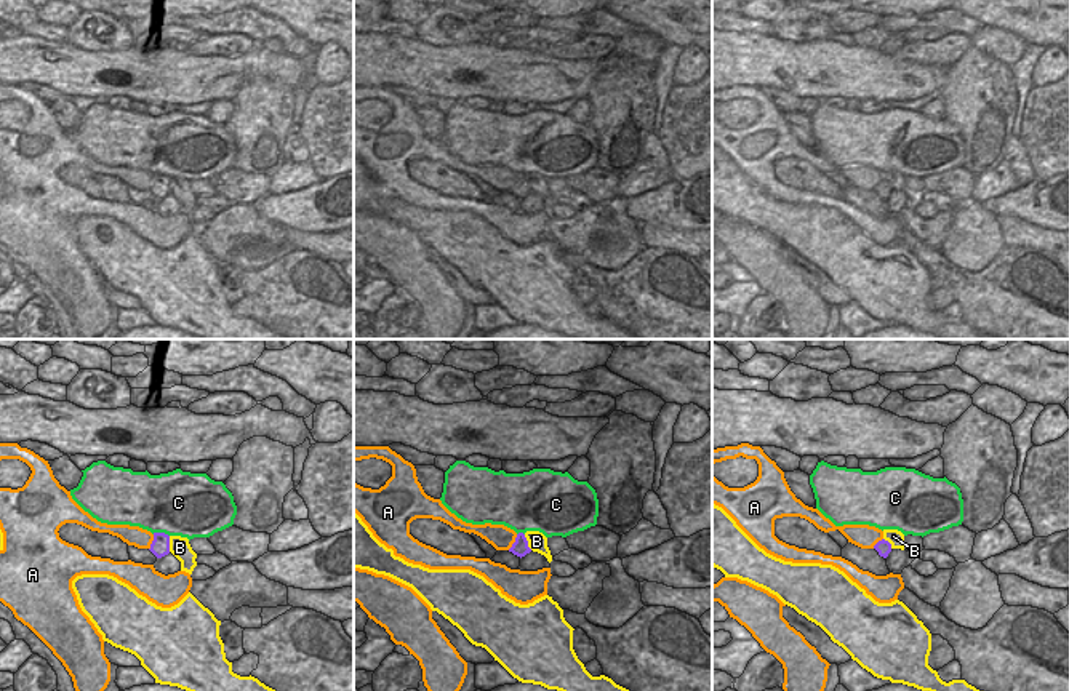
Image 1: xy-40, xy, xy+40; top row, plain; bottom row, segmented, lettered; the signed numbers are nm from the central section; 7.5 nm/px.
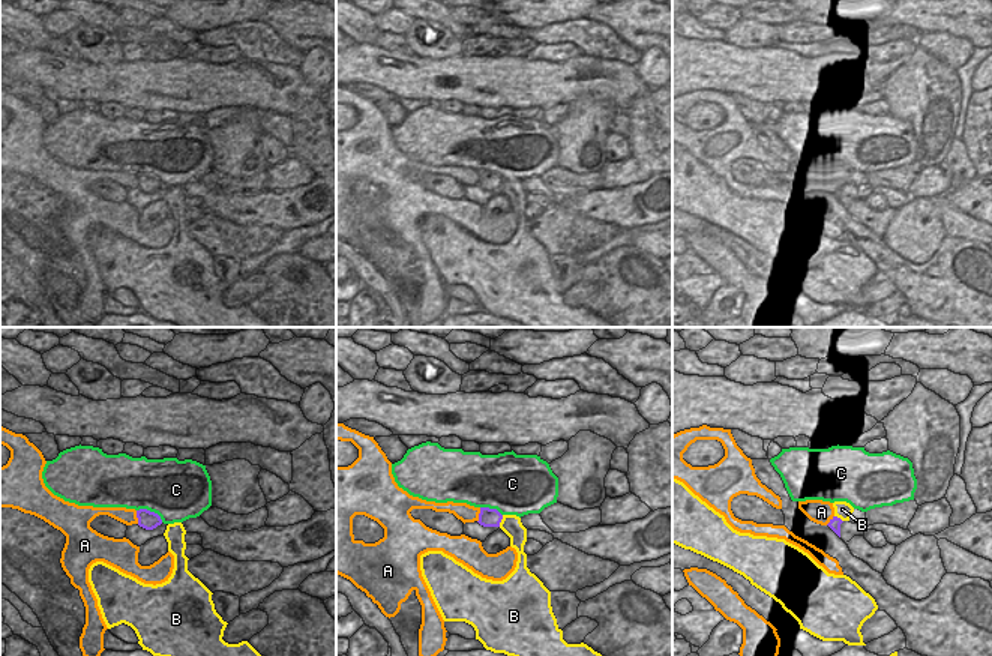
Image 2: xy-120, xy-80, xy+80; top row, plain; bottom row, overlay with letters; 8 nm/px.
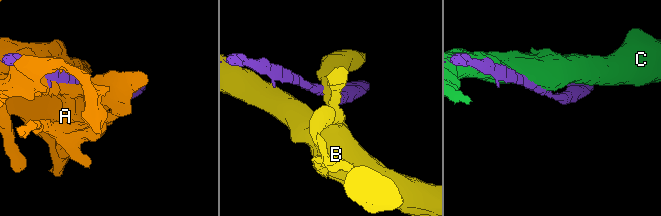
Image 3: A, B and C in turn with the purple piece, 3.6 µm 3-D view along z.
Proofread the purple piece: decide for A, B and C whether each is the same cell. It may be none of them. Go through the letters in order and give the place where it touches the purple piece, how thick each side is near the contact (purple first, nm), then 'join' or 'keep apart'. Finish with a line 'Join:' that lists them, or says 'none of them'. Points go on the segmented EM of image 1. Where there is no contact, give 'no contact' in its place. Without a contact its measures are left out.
A: xy (514, 543) | 120/190 nm | keep apart
B: xy-40 (168, 544) | 140/150 nm | keep apart
C: xy-40 (160, 533) | 140/480 nm | keep apart
Join: none of them

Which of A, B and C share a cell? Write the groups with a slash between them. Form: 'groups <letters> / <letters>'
groups A / B / C

